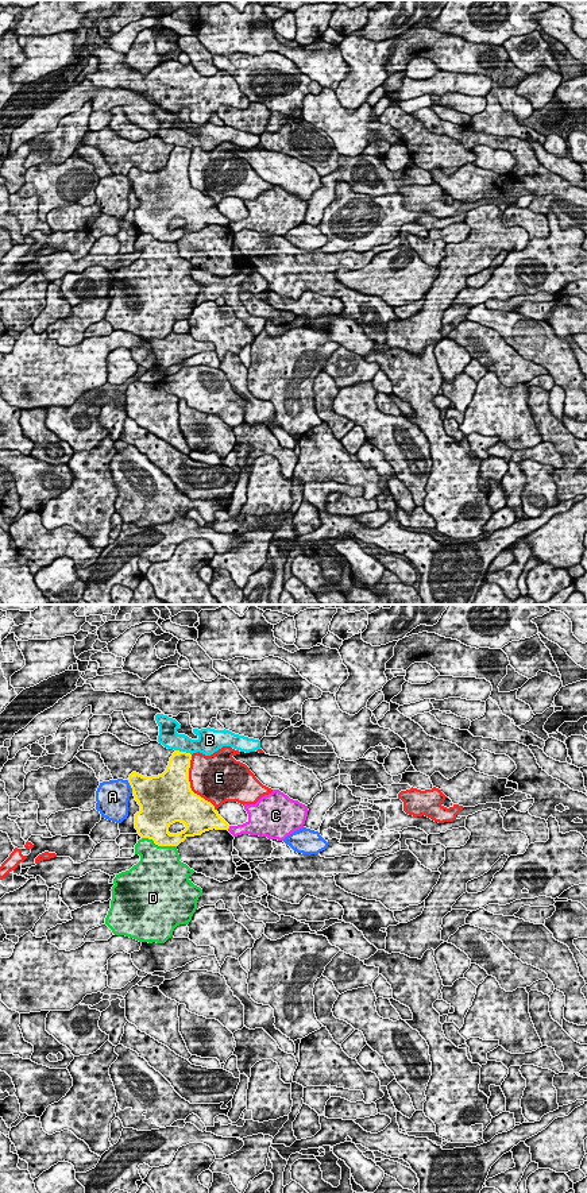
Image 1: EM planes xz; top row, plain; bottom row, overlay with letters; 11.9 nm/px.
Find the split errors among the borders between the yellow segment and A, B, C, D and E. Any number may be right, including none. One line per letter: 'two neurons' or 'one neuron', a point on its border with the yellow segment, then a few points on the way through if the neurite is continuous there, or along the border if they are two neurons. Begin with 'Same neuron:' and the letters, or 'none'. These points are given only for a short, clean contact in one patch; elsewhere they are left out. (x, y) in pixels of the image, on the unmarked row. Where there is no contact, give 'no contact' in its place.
Same neuron: none
A: two neurons | xz (130, 180)
B: two neurons | xz (184, 147)
C: two neurons | xz (228, 223) | along xz (230, 222), (227, 224)
D: two neurons | xz (159, 240)
E: two neurons | xz (189, 181)

